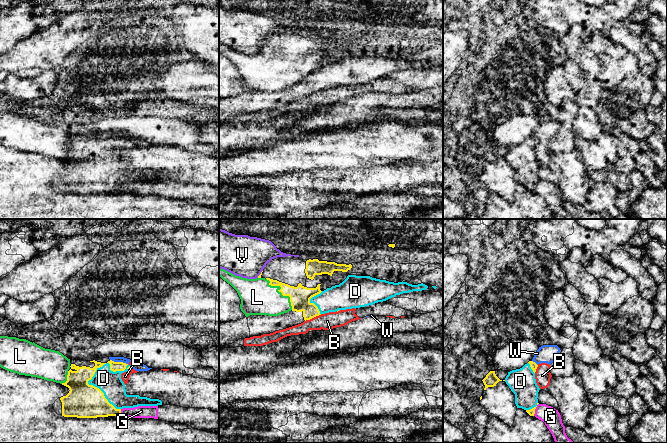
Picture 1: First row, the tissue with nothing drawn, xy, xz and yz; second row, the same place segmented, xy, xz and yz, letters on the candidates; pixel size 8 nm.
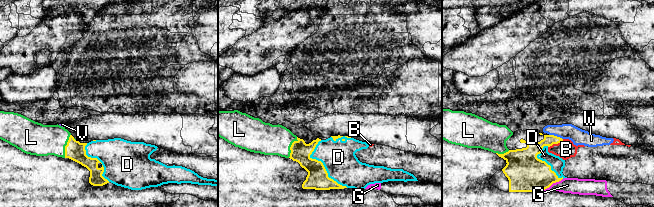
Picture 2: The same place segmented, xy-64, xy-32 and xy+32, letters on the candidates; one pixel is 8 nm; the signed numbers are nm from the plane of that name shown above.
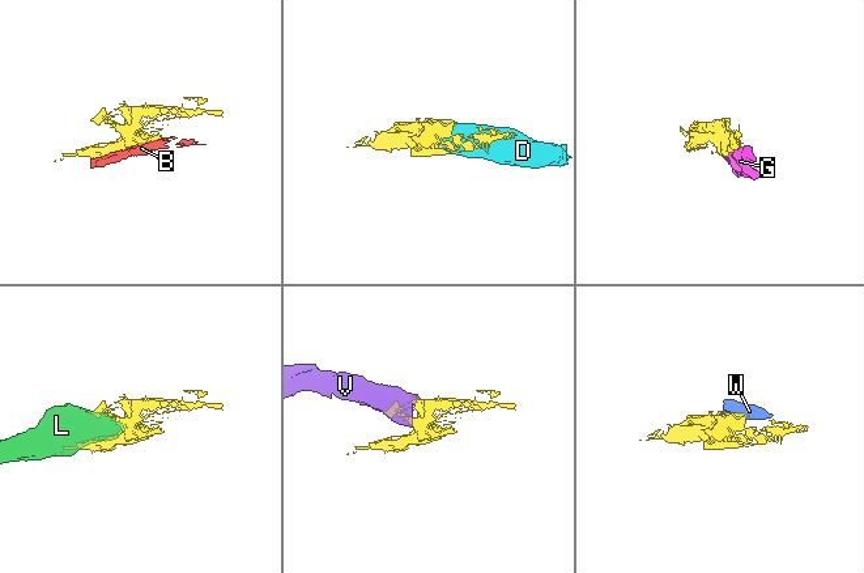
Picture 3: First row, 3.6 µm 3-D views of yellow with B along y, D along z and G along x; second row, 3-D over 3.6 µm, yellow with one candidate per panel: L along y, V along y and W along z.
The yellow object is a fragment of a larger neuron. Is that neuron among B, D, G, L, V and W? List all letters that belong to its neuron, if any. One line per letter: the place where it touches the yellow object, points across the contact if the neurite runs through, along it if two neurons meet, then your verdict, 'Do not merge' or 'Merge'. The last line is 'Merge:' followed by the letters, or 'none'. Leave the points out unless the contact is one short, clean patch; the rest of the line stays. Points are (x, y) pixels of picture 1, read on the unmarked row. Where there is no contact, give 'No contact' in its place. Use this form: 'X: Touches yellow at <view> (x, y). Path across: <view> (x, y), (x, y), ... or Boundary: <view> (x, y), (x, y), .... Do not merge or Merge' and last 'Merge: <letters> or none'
B: Touches yellow at xz (313, 93). Do not merge
D: Touches yellow at xy (94, 162). Merge
G: Touches yellow at xy (120, 189). Do not merge
L: Touches yellow at xz (280, 67). Do not merge
V: Touches yellow at xz (260, 50). Boundary: xz (262, 46), (257, 53). Do not merge
W: Touches yellow at xy (119, 138). Boundary: xy (110, 135), (128, 140). Do not merge
Merge: D

